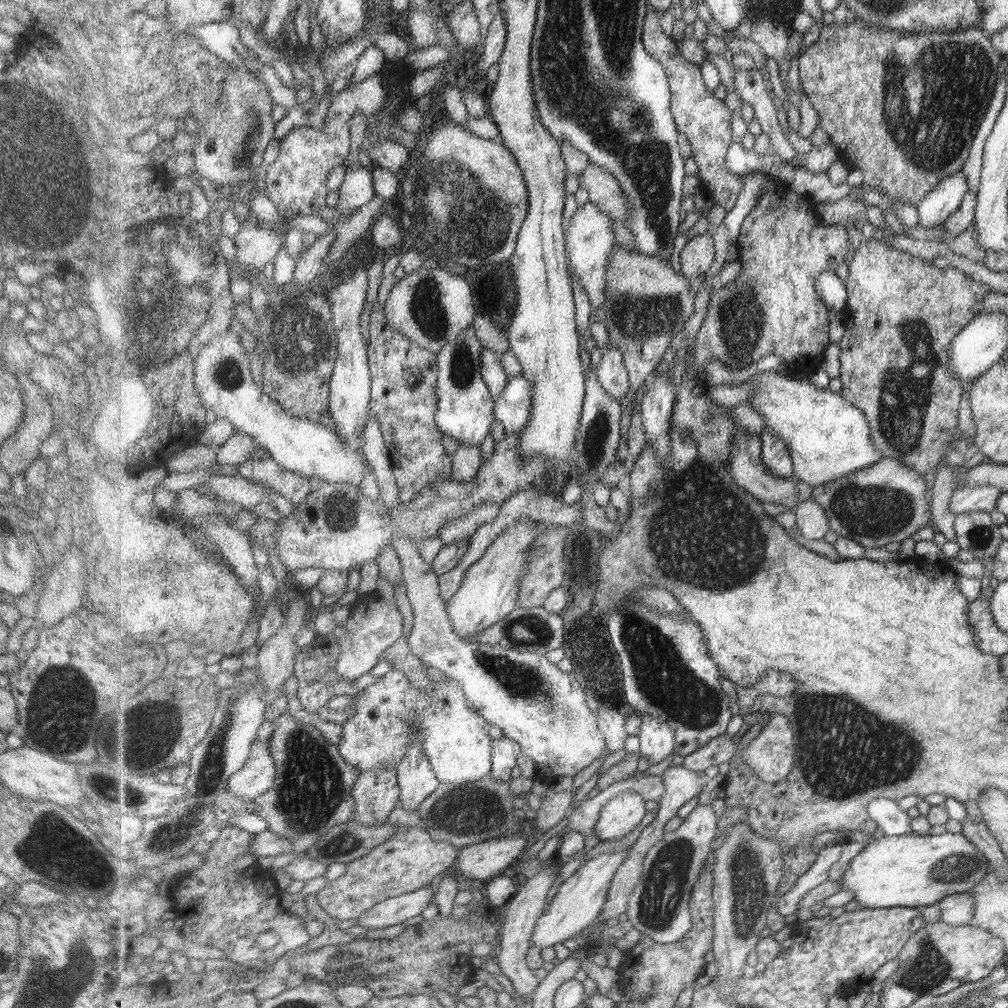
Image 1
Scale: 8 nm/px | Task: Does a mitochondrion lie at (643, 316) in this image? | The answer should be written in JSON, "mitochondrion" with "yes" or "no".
{"mitochondrion":"yes"}

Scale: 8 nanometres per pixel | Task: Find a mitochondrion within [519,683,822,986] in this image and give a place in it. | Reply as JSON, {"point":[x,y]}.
{"point":[657,906]}

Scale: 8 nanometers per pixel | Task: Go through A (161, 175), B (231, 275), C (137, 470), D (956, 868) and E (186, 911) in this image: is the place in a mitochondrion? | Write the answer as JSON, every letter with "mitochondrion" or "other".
{"A":"other","B":"other","C":"other","D":"mitochondrion","E":"other"}

